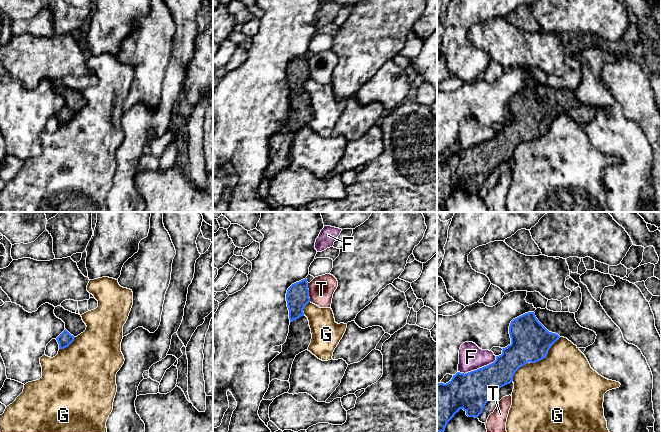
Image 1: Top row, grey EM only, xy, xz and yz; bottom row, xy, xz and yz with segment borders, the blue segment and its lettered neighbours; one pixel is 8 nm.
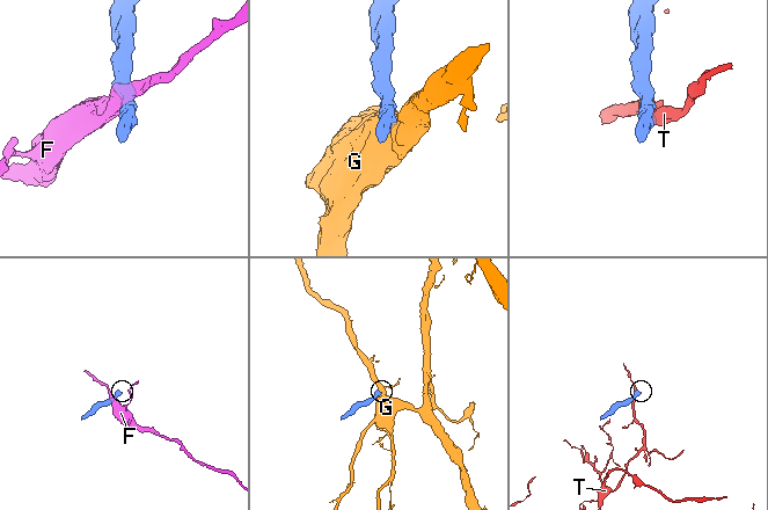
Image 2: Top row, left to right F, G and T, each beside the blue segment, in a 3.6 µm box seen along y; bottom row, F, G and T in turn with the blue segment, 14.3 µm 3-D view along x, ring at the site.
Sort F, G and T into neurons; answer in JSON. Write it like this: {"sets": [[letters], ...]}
{"sets": [["F"], ["G"], ["T"]]}

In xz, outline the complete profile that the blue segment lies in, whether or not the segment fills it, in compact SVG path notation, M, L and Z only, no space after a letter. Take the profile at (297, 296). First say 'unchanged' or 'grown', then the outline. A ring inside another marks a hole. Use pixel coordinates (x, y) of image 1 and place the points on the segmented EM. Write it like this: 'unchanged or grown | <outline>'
grown | M307 279L292 284L286 293L289 310L289 333L282 345L282 352L269 363L270 384L264 400L272 400L287 393L289 378L295 357L308 349L312 334L303 309L310 302Z

